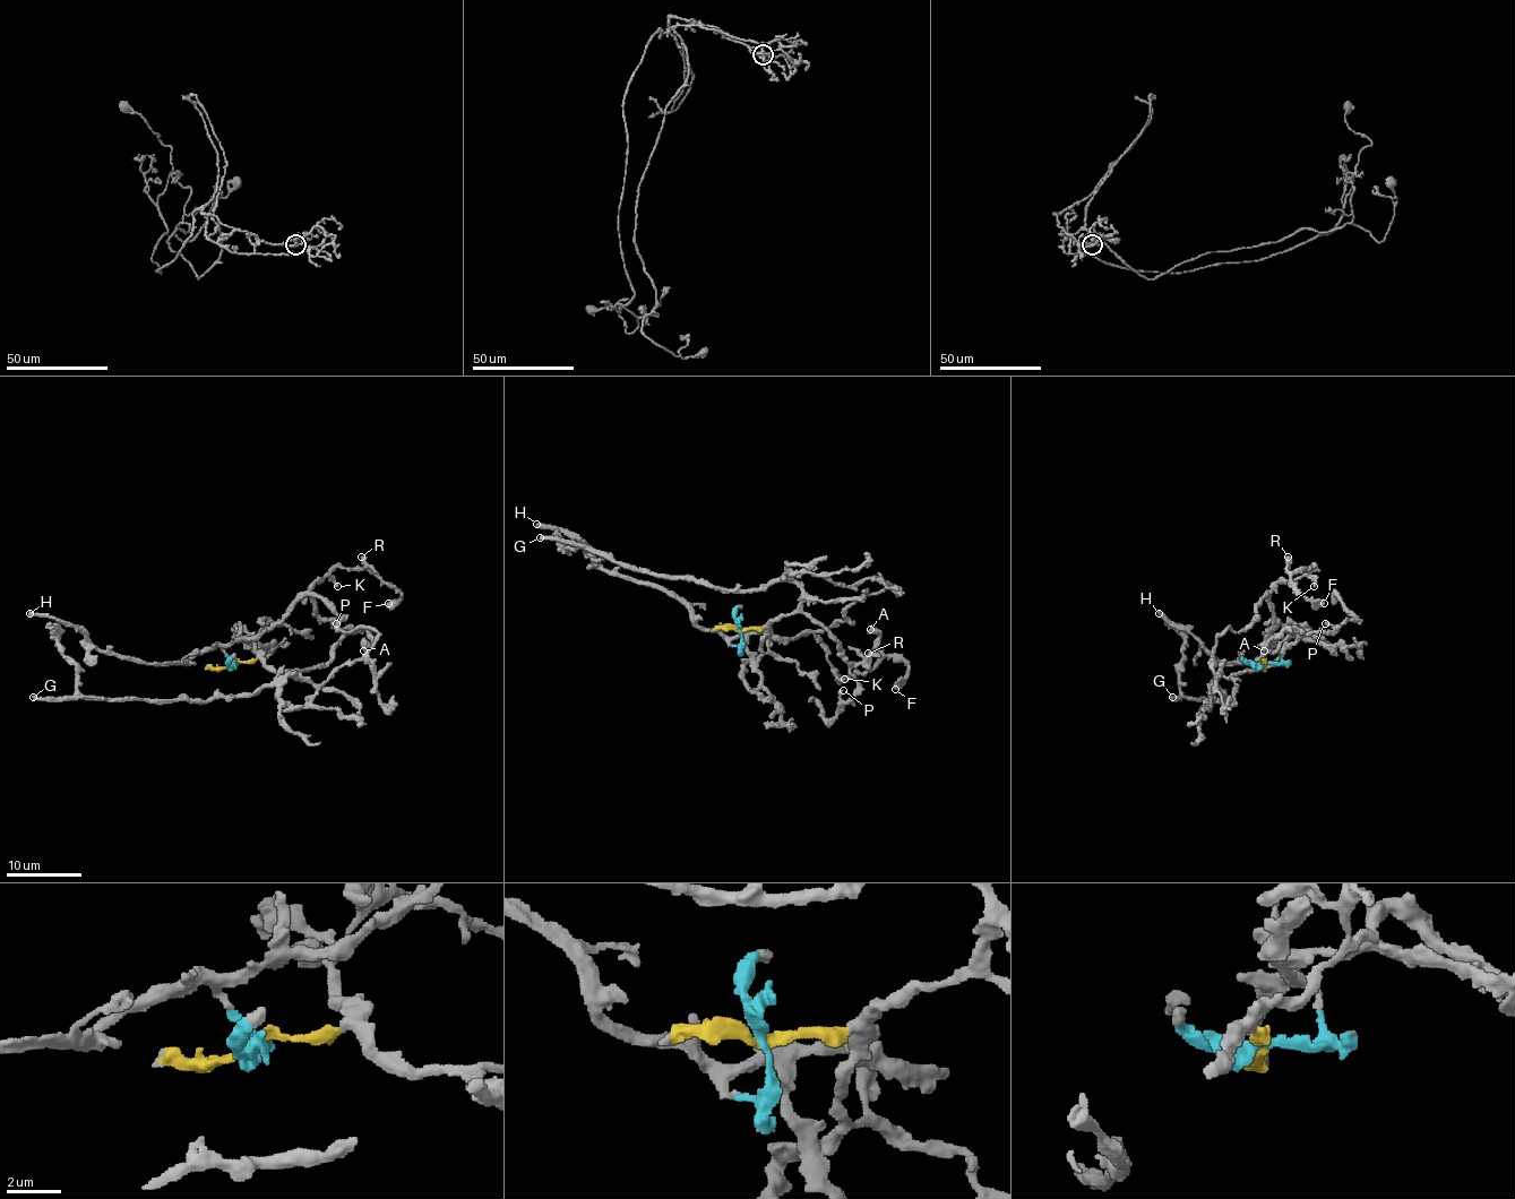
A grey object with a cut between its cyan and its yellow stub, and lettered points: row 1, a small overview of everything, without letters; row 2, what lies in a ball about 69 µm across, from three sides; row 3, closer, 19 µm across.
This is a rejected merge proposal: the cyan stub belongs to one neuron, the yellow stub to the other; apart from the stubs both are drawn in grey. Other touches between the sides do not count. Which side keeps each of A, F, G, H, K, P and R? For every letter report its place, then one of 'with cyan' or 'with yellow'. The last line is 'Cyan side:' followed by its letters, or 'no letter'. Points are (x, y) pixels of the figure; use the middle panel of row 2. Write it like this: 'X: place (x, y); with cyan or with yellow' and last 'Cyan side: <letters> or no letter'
A: place (870, 629); with yellow
F: place (895, 689); with cyan
G: place (540, 537); with yellow
H: place (536, 524); with cyan
K: place (844, 679); with cyan
P: place (843, 690); with yellow
R: place (868, 653); with cyan
Cyan side: F, H, K, R

